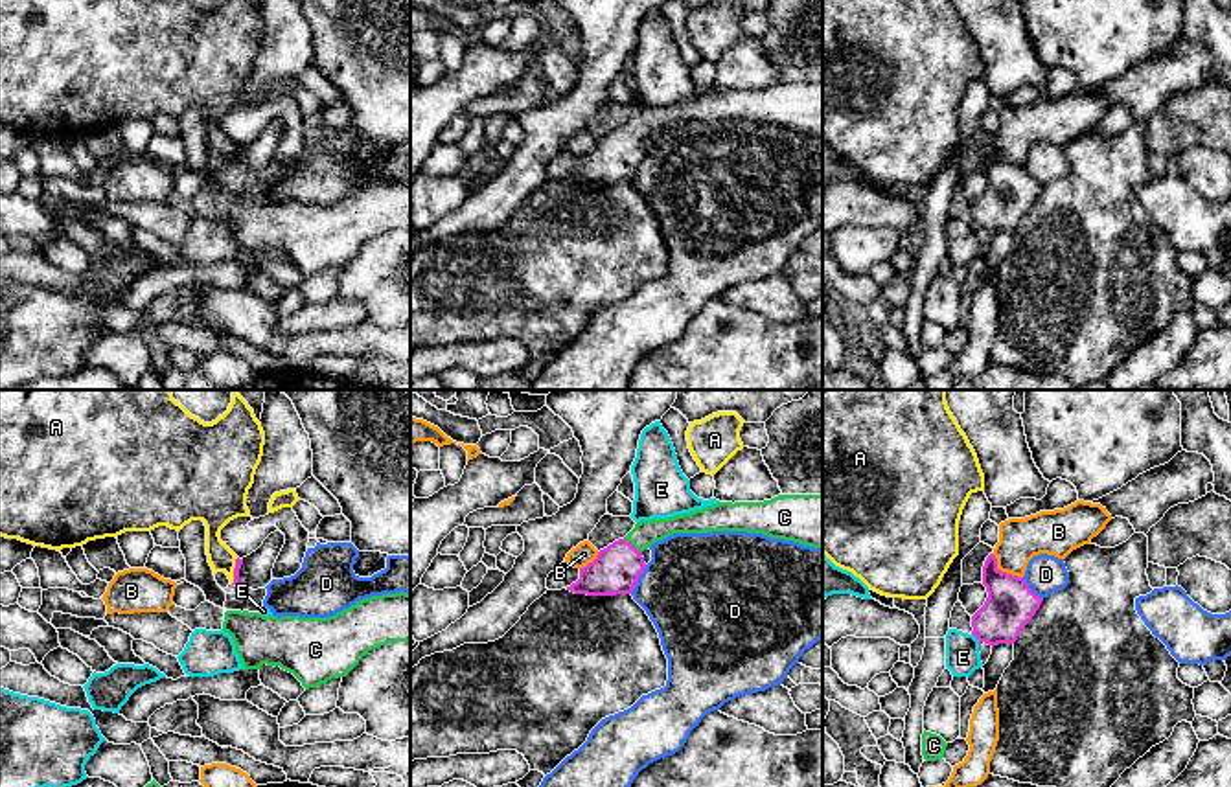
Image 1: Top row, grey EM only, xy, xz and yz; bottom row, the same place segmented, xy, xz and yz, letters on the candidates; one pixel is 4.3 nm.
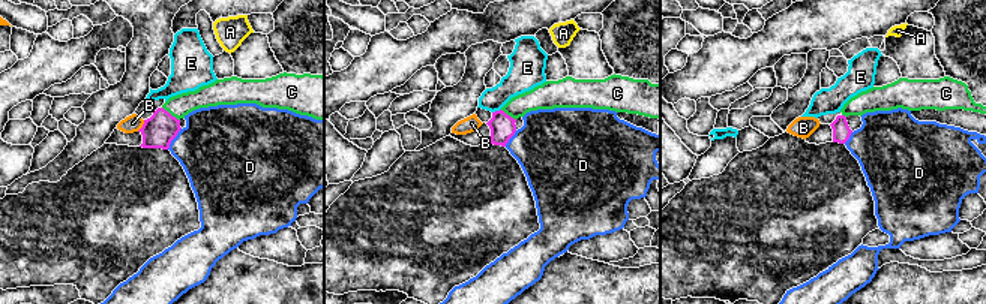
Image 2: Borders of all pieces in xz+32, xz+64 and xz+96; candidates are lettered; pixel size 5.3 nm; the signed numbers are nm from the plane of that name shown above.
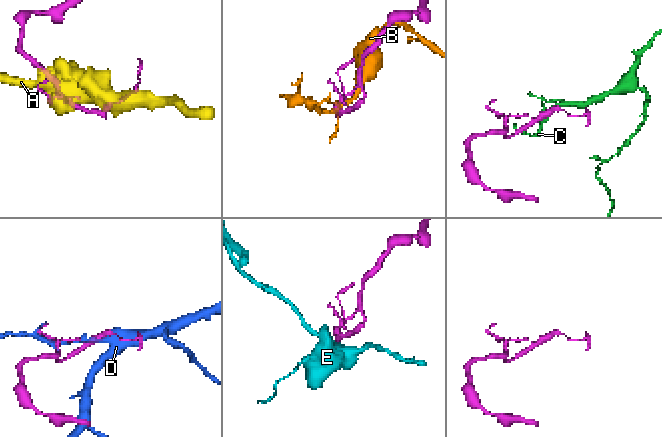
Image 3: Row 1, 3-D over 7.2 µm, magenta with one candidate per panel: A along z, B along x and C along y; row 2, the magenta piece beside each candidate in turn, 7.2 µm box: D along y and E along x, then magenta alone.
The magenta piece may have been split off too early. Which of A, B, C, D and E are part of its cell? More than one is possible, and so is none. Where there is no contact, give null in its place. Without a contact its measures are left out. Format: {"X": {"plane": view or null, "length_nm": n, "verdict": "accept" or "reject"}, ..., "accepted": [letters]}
{"A": {"plane": "xy", "length_nm": 120, "verdict": "reject"}, "B": {"plane": "yz", "length_nm": 170, "verdict": "reject"}, "C": {"plane": "xz", "length_nm": 100, "verdict": "accept"}, "D": {"plane": "xz", "length_nm": 150, "verdict": "reject"}, "E": {"plane": "yz", "length_nm": 50, "verdict": "reject"}, "accepted": ["C"]}

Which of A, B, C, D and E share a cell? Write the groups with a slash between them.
A / B / C / D / E

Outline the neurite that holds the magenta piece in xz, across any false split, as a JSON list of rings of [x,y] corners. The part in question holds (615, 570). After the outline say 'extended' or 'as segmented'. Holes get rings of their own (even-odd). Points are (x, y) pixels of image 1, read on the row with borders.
[[[778,495],[764,502],[718,502],[690,513],[640,520],[624,537],[600,550],[596,559],[580,568],[580,579],[567,587],[574,594],[616,596],[631,594],[646,568],[642,552],[673,533],[747,531],[771,539],[793,541],[802,546],[823,548],[823,495]]]; extended

